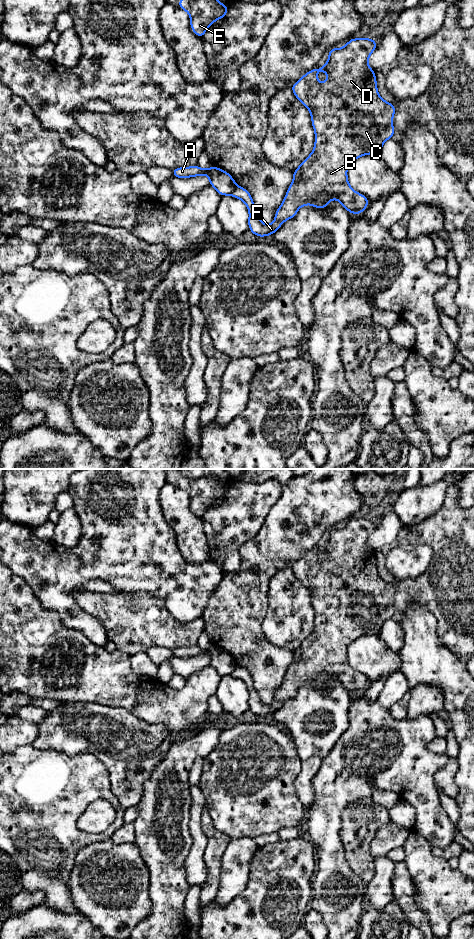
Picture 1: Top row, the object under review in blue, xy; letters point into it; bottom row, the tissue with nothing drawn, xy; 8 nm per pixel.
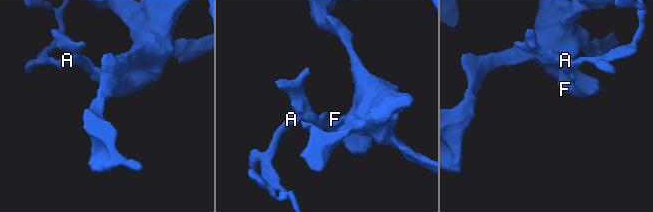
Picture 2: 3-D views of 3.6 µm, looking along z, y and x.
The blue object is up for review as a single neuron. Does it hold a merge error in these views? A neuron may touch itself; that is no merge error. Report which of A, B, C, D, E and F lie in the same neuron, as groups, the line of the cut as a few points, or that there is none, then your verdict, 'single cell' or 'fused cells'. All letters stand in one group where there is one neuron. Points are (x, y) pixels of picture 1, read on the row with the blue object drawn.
A / B C D E F; cut in xy along (236, 185), (230, 193); fused cells

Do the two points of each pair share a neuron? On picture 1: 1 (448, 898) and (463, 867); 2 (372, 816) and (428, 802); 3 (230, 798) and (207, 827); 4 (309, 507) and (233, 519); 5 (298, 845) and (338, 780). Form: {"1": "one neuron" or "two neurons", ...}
{"1": "two neurons", "2": "two neurons", "3": "two neurons", "4": "two neurons", "5": "two neurons"}

